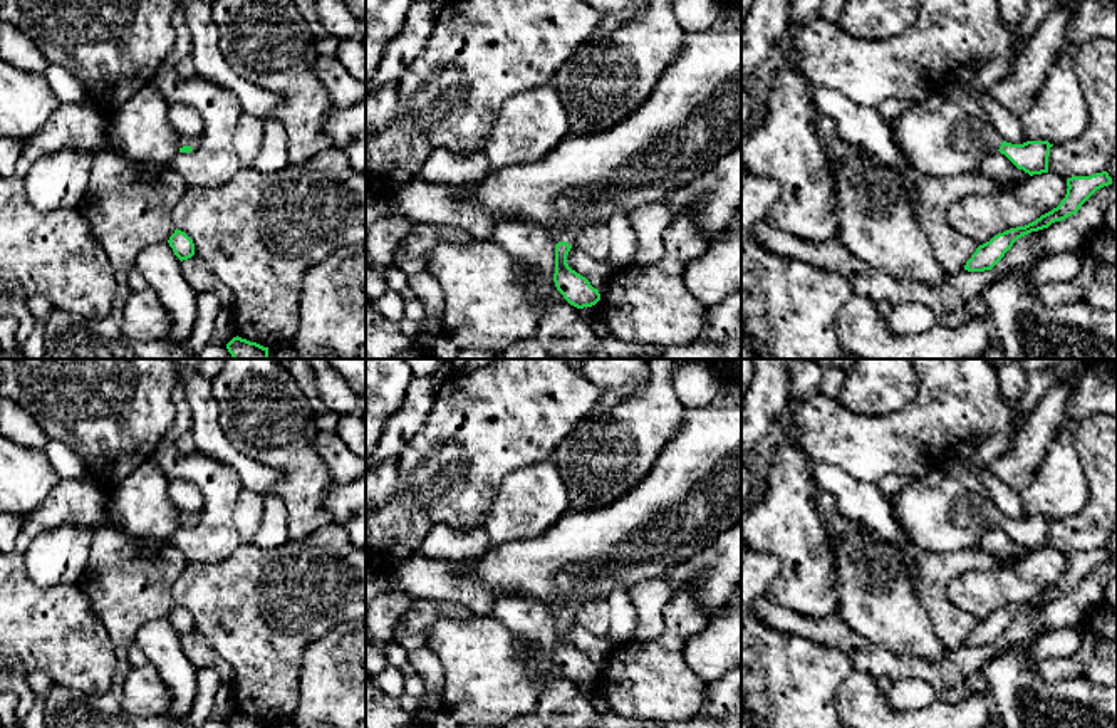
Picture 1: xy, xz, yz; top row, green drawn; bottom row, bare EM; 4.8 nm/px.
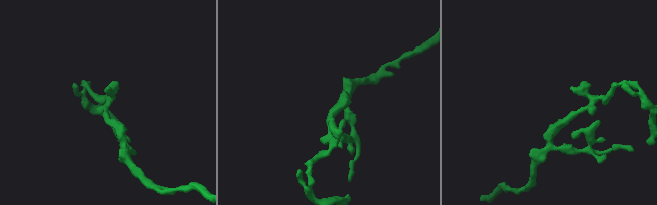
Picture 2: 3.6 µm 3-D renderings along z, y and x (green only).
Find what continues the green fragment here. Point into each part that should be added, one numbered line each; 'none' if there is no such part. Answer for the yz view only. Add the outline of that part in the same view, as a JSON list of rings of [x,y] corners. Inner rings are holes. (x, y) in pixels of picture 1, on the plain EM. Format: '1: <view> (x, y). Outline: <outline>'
1: yz (946, 510). Outline: [[[1003,431],[978,446],[971,461],[951,458],[943,466],[916,478],[891,498],[897,522],[912,538],[917,550],[944,554],[973,549],[978,547],[990,528],[1000,525],[1003,513],[981,485],[976,471],[1000,456],[1010,446],[1010,441],[1011,434]]]

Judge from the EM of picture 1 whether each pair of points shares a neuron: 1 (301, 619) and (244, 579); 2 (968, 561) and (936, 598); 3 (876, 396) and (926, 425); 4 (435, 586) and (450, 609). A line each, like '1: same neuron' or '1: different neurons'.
1: same neuron
2: same neuron
3: different neurons
4: different neurons

